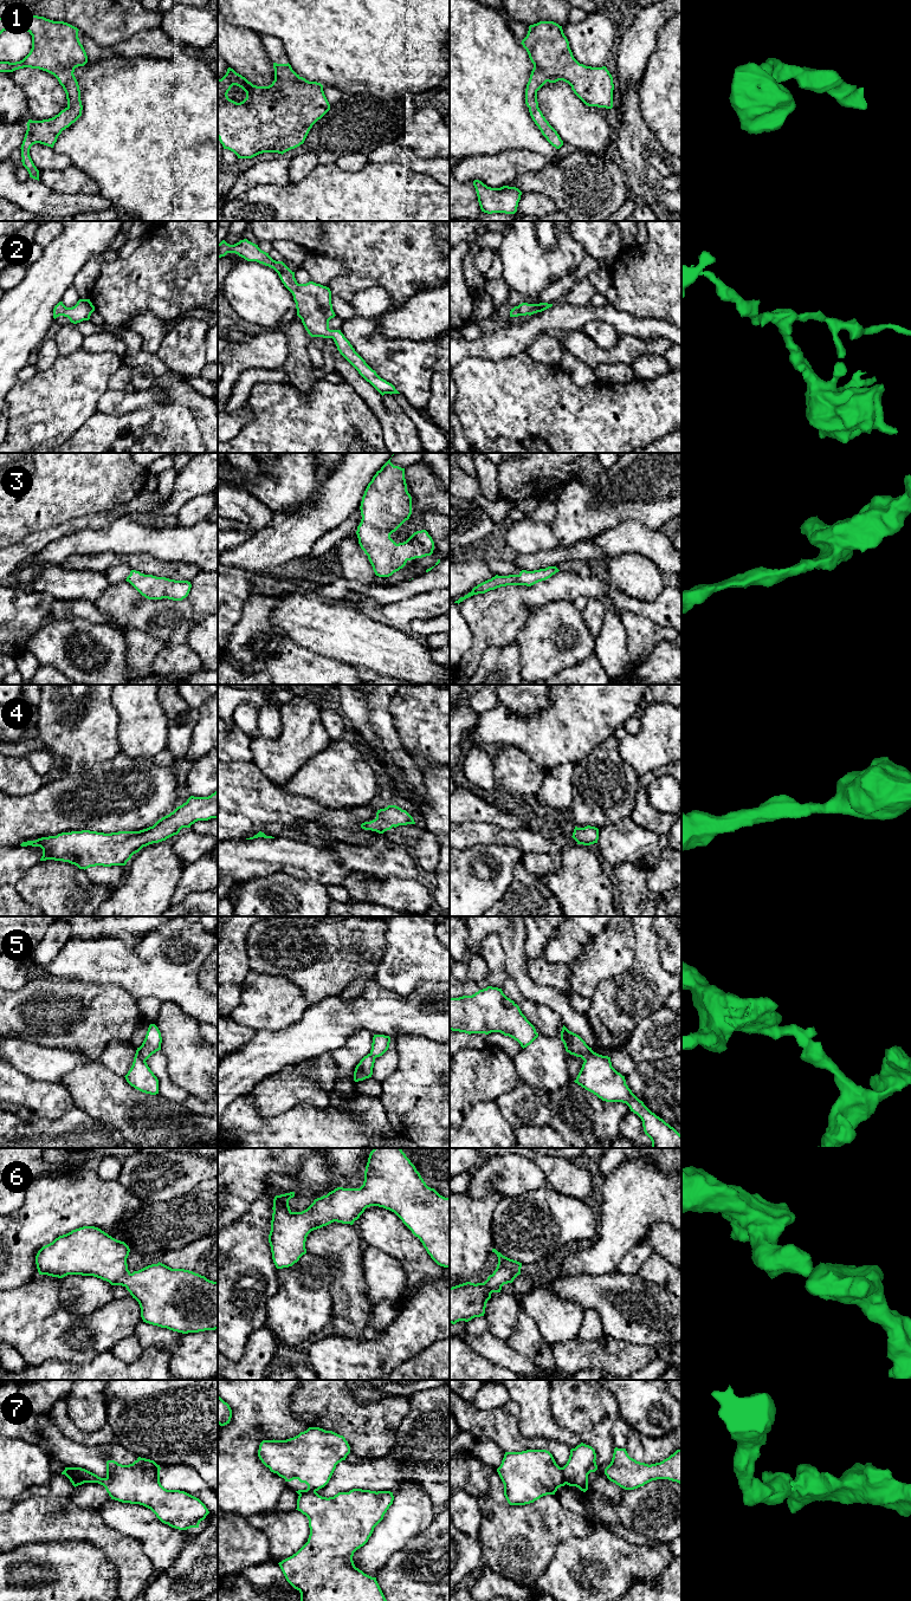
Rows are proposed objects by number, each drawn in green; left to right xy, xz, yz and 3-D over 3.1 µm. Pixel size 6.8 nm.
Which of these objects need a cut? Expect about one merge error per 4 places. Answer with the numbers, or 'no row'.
5, 7

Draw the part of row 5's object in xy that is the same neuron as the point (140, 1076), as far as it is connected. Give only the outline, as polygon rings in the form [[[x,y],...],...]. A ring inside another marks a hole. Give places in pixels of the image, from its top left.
[[[137,1050],[133,1065],[124,1077],[131,1087],[142,1093],[150,1095],[159,1094],[159,1080],[150,1070],[147,1062],[141,1058]]]

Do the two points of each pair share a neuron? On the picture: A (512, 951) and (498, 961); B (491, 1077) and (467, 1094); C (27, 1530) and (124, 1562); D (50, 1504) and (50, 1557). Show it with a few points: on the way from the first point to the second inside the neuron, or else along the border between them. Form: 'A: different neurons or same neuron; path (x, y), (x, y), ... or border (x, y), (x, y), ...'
A: different neurons; border (490, 932), (498, 937), (509, 977)
B: same neuron; path (485, 1077), (473, 1088)
C: same neuron; path (52, 1528), (91, 1528), (101, 1537)
D: different neurons; border (78, 1541), (28, 1542), (23, 1546)

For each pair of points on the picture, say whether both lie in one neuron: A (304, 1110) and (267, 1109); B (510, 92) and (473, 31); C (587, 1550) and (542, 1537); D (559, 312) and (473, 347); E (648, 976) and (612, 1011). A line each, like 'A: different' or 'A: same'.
A: different
B: same
C: different
D: same
E: same

